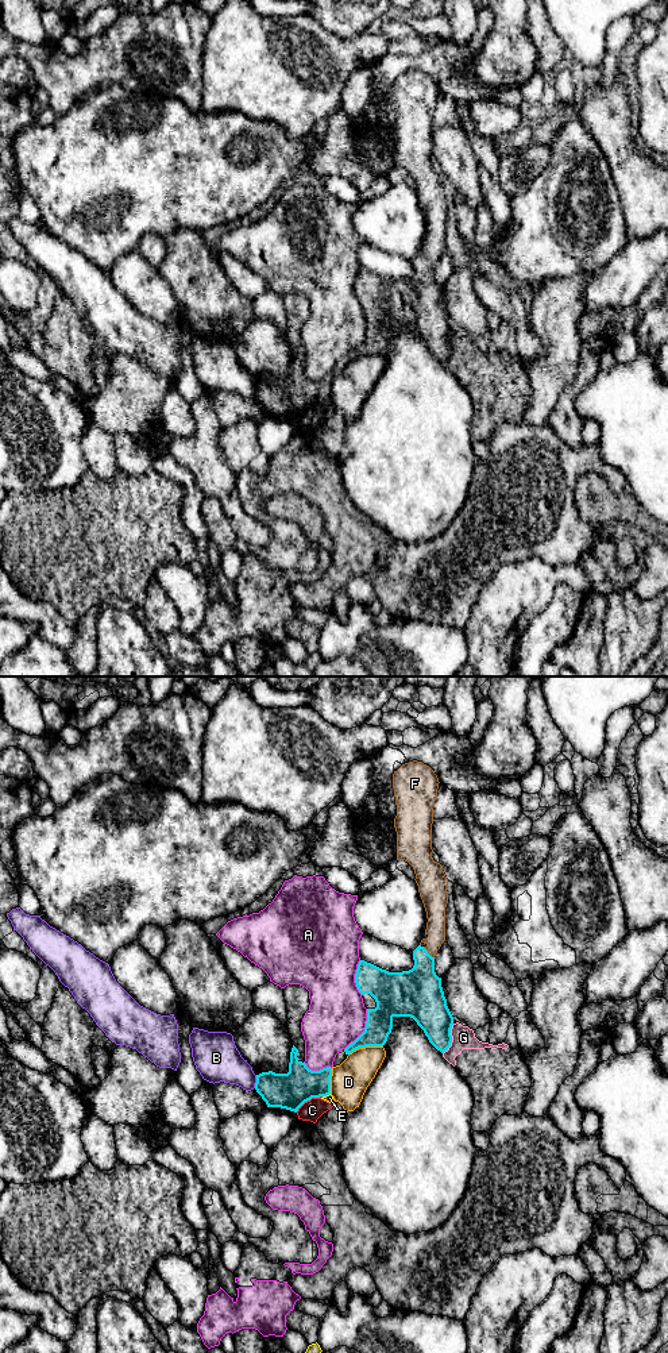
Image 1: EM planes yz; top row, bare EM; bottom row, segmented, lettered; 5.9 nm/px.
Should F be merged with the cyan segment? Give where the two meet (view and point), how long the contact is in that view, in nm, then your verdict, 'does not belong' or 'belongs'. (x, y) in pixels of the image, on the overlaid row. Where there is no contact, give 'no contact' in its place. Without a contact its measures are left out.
contact yz (427, 952); length 100 nm; belongs

